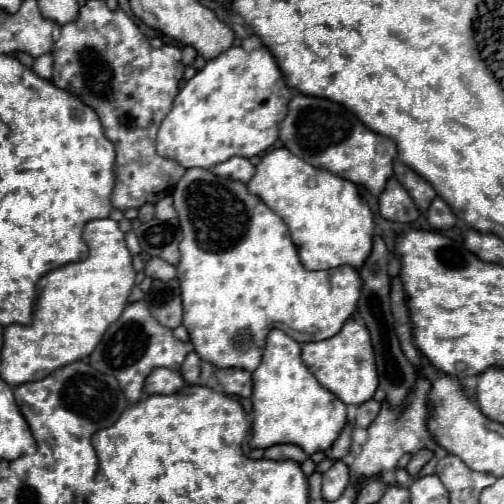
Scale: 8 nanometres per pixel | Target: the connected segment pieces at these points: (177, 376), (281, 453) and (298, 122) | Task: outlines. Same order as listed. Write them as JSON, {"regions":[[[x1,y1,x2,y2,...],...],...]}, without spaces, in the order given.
{"regions":[[[156,368,148,378,146,378,146,386,144,386,144,394,172,394,178,392,186,386,184,378,180,372,170,370,170,368]],[[276,444,264,450,264,458,270,460,294,460,294,462,304,462,308,456,304,450,296,444]],[[304,94,294,96,288,104,288,114,280,124,280,140,294,156,300,156,304,162,324,168,340,178,352,180,354,184,366,186,374,196,384,190,386,180,394,174,392,160,396,156,396,144,388,138,386,154,378,154,378,136,350,110,326,98]]]}

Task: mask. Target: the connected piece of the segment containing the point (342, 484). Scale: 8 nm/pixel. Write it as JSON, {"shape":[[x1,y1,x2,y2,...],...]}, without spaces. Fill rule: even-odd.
{"shape":[[336,460,336,462,330,466,330,470,324,472,322,498,324,498,324,500,338,500,348,484,350,484,348,466,346,466,342,460]]}

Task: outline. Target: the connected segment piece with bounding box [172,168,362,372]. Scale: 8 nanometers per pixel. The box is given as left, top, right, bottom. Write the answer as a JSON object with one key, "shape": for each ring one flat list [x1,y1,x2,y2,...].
{"shape":[[190,168,186,170,186,174,182,176,182,180,176,184,176,190,172,194,174,198,174,208,178,212,178,220,180,220,180,228,182,228,182,242,180,242,180,264,176,266,178,270,178,282,180,282,180,296,182,304,184,304,184,328,188,330,194,350,200,354,202,360,212,362,218,368,244,368,248,372,254,372,262,360,262,352,264,352,264,342,266,336,272,328,282,328,284,332,288,332,288,336,292,336,296,342,318,342,318,340,326,340,332,338,334,334,340,332,340,328,344,326,344,322,352,316,352,312,356,310,356,302,360,298,360,288,362,288,362,280,356,268,352,266,338,266,338,268,330,268,330,270,320,270,320,272,312,272,306,270,298,258,296,246,290,240,290,232,288,226,284,224,284,220,274,214,258,196,250,194,246,190,244,182,232,180,232,178,220,178,216,174,212,174,206,168]]}

